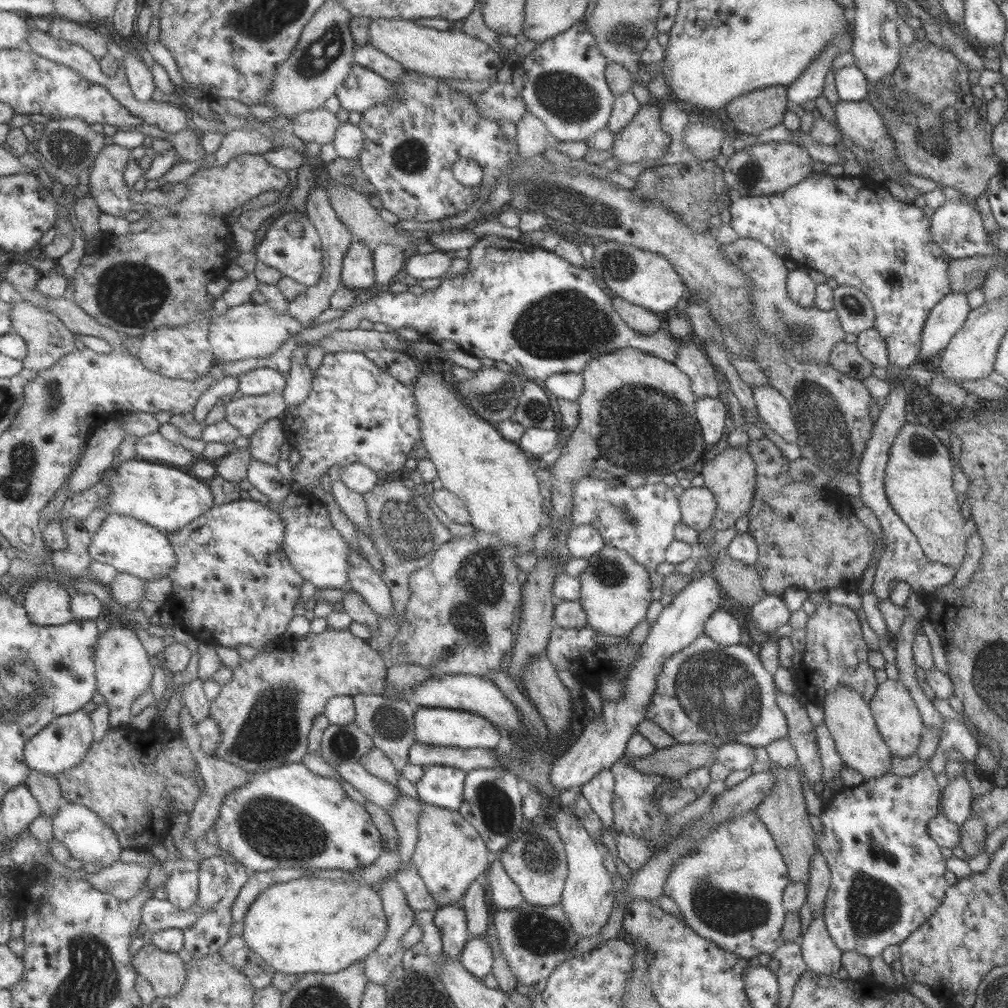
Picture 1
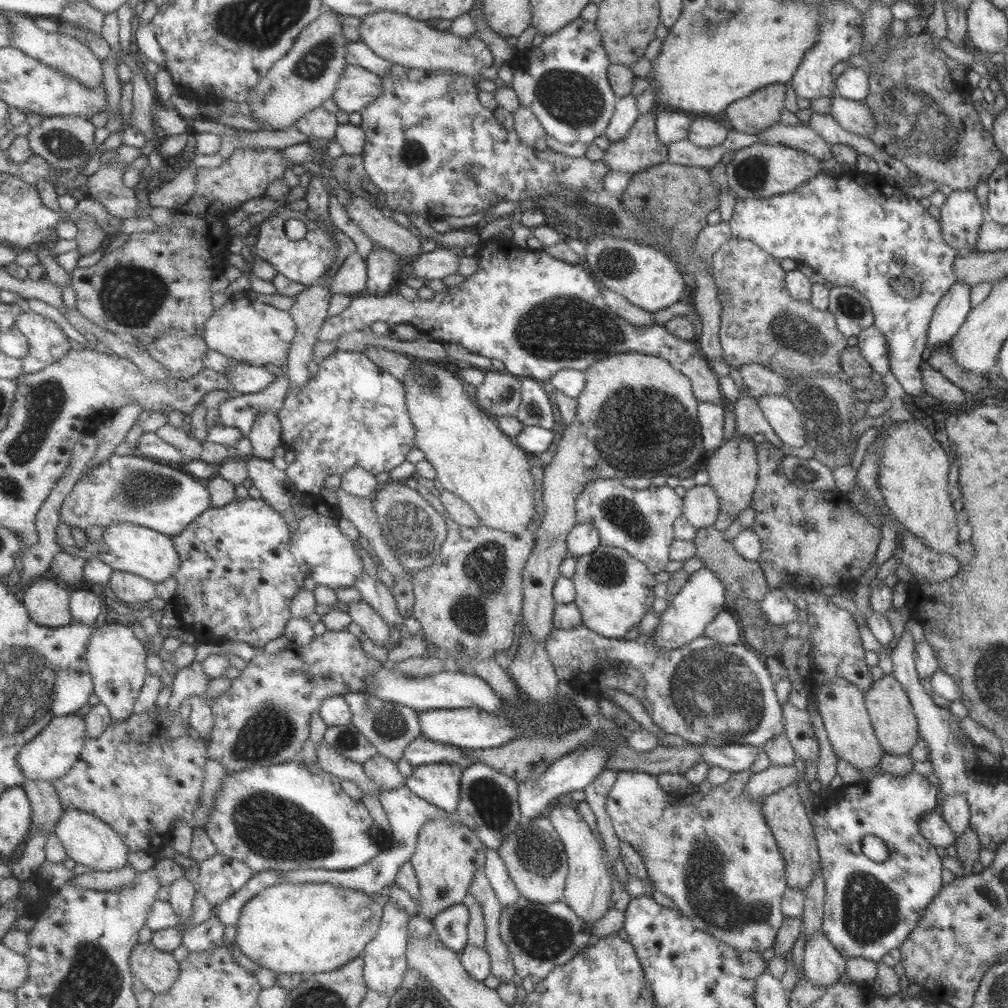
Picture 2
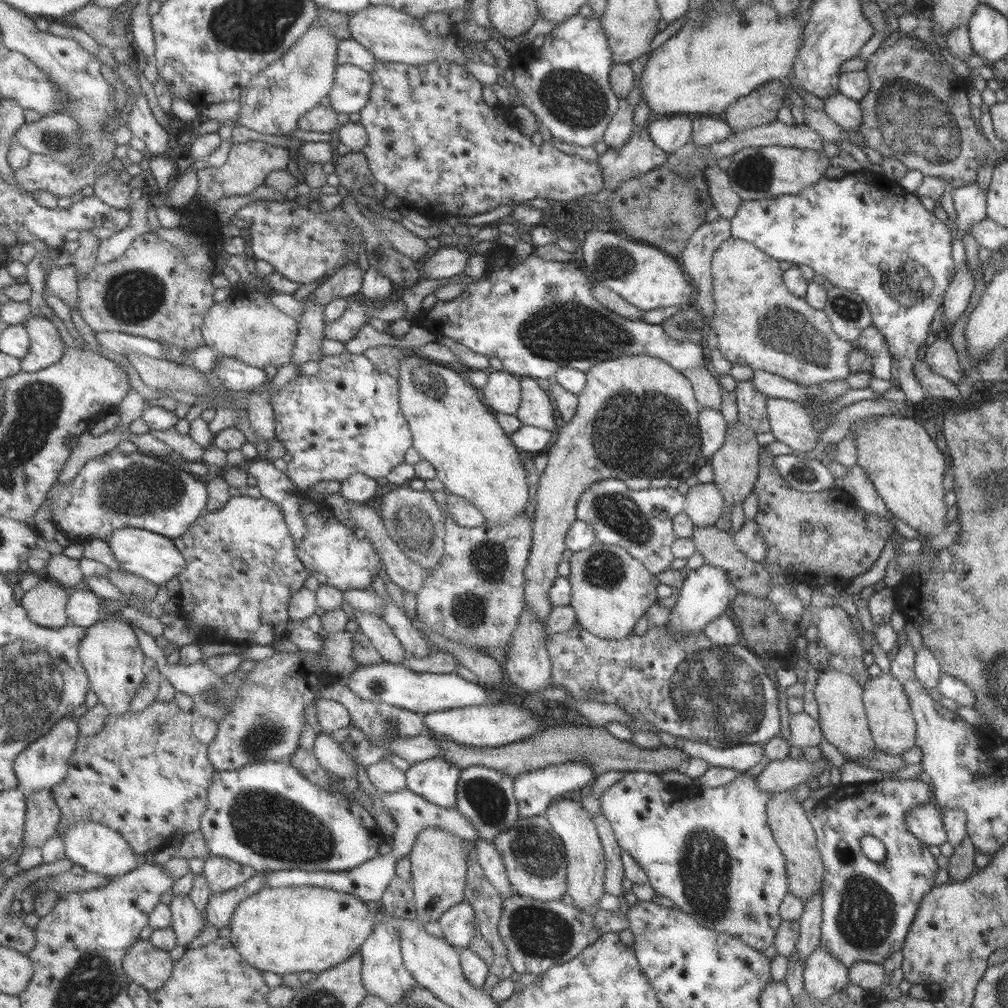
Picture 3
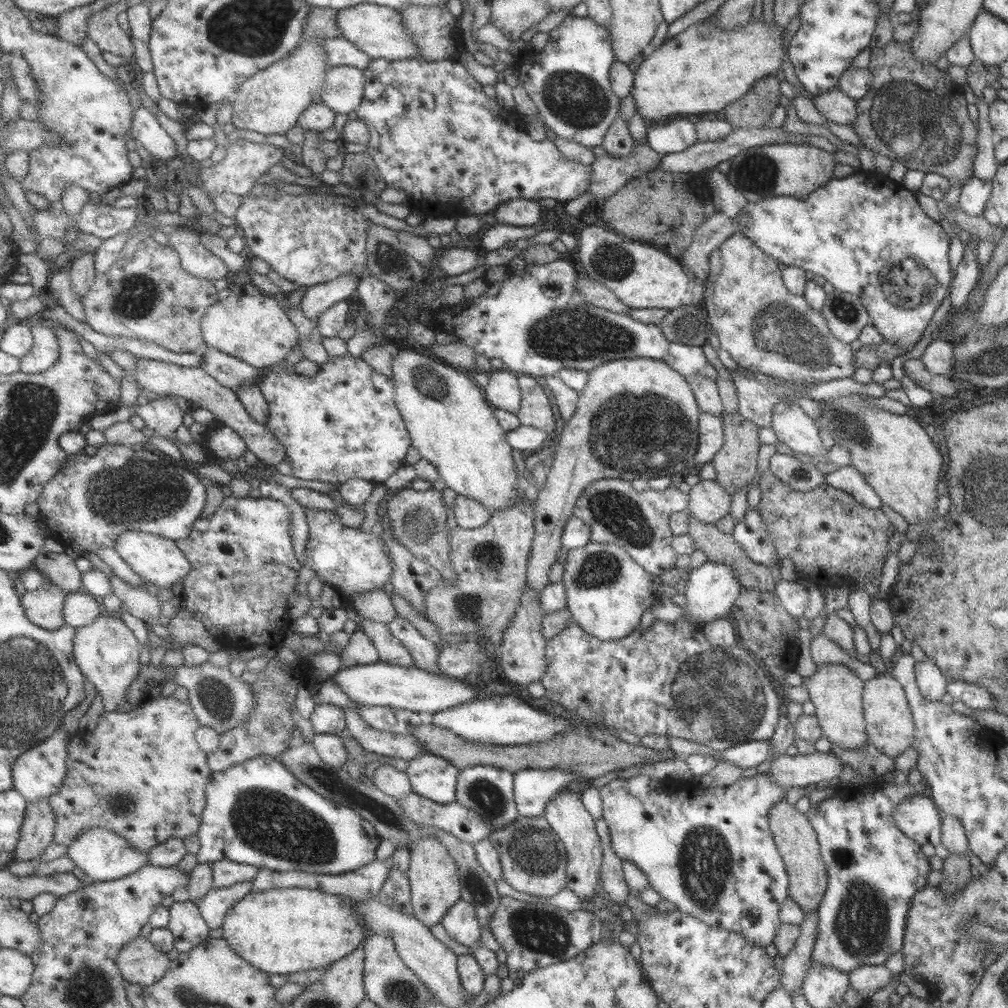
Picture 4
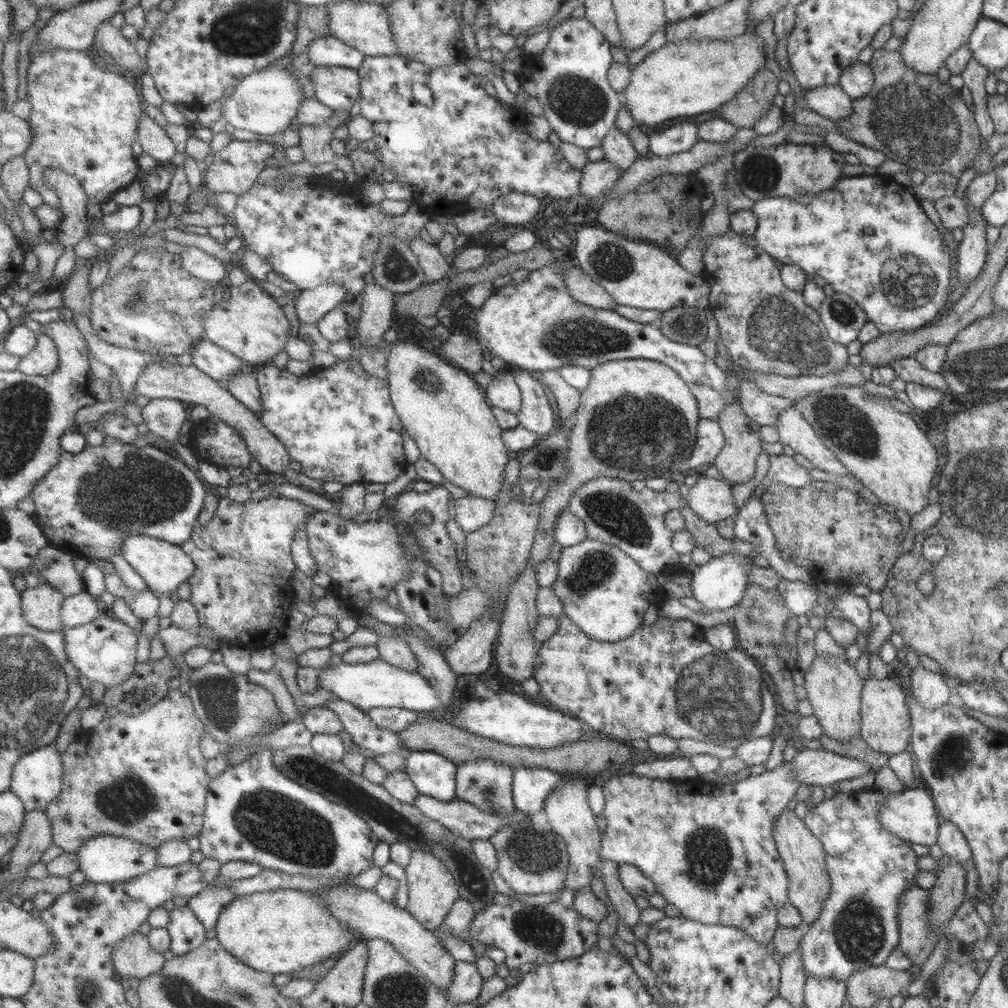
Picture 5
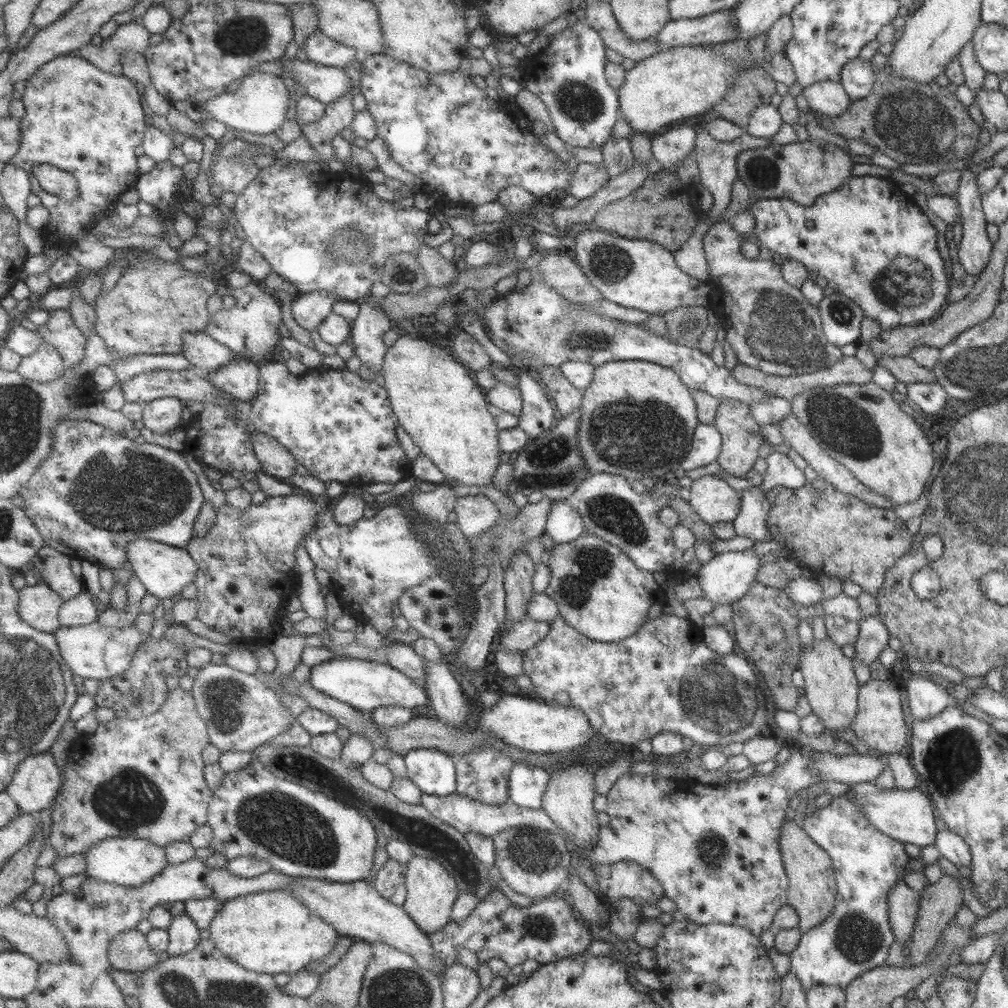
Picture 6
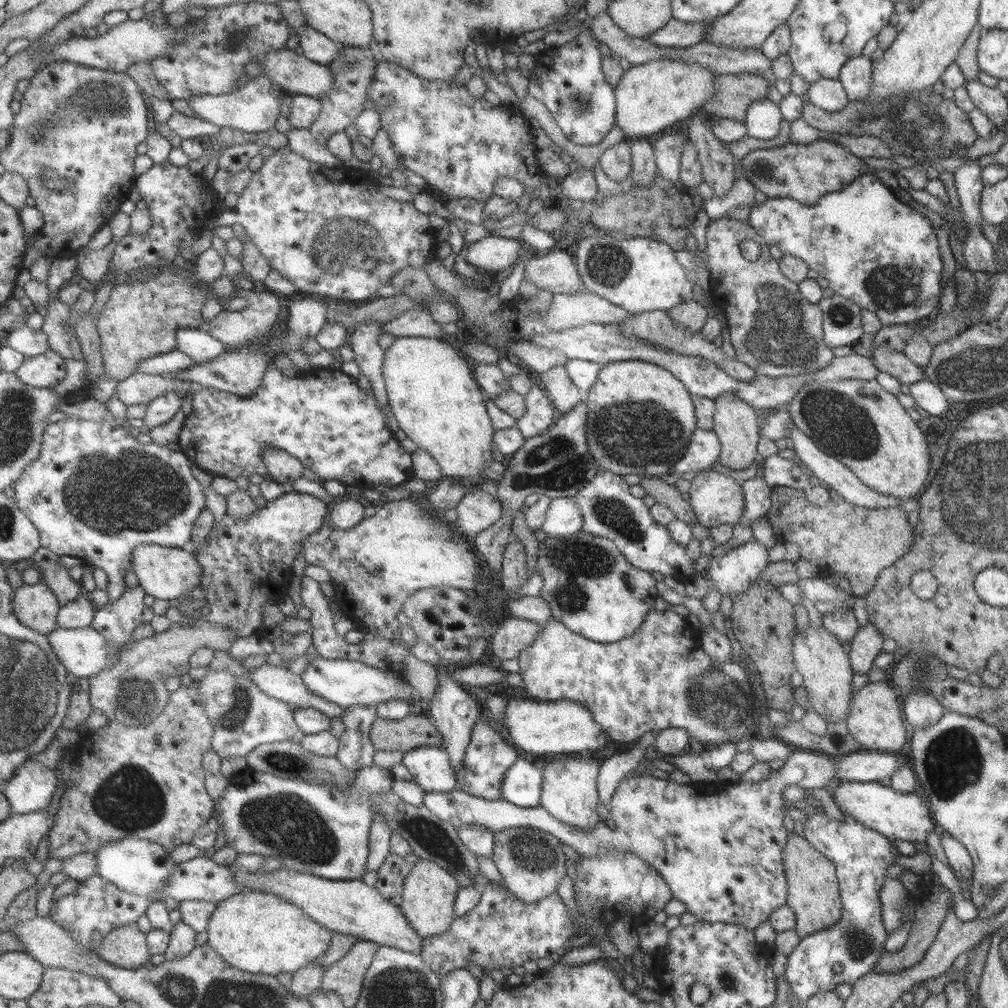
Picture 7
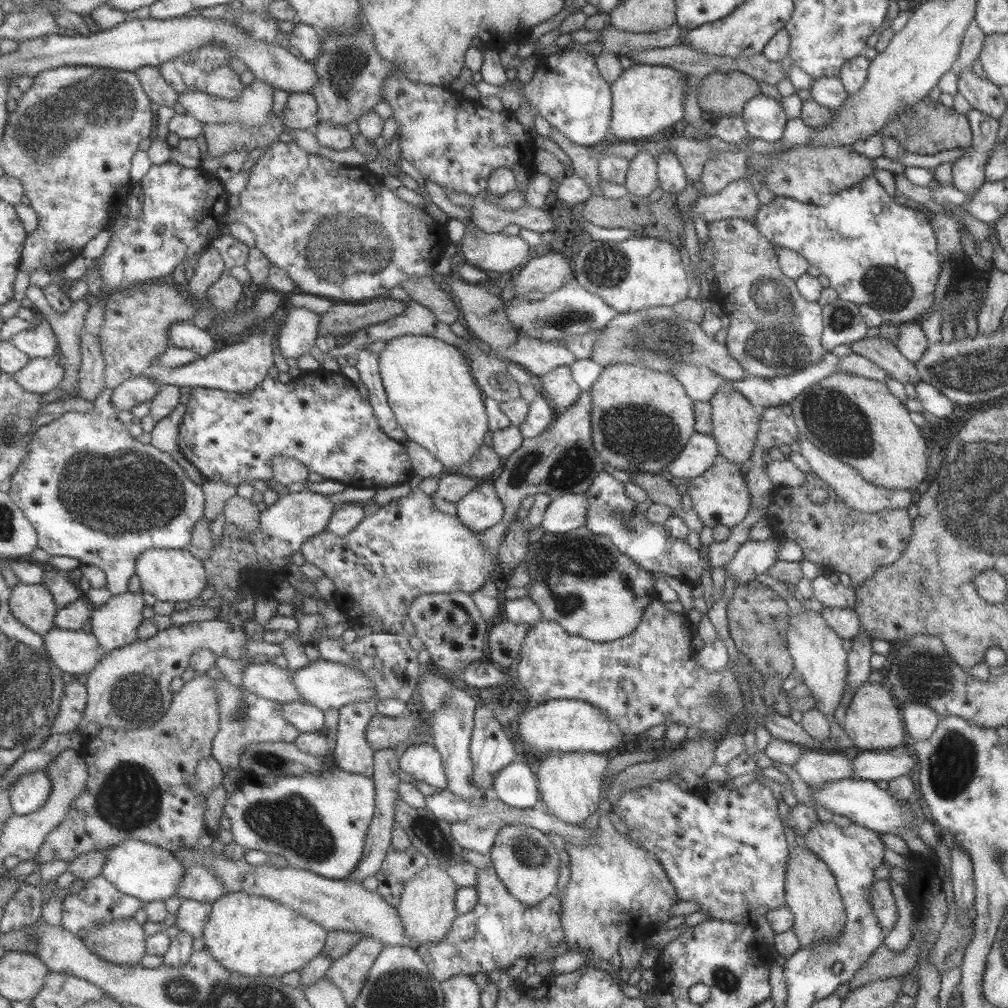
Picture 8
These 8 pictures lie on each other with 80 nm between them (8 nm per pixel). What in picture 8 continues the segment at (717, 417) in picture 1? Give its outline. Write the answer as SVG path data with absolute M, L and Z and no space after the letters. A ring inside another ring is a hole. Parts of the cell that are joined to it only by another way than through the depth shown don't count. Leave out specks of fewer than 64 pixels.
M693 433L682 451L665 468L664 474L674 482L680 478L691 479L703 474L718 455L715 439L708 434Z

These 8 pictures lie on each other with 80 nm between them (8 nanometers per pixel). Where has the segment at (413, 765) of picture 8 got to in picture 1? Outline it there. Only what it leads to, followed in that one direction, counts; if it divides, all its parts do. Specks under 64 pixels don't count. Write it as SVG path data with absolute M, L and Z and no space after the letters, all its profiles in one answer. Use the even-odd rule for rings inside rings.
M426 766L422 777L415 784L420 800L437 807L458 811L463 802L461 795L465 773L452 766Z

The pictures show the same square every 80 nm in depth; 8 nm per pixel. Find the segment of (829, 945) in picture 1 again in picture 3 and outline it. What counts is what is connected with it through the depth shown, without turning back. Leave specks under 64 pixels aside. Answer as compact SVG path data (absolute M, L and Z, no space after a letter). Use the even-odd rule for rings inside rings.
M818 946L806 958L802 979L804 991L817 1001L829 999L829 996L850 982L848 968L834 958L824 946Z

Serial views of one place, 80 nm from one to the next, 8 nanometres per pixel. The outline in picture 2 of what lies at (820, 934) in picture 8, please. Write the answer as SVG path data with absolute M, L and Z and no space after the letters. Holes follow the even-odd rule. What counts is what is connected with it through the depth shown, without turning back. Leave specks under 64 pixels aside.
M796 781L777 789L761 802L761 812L772 832L777 848L785 863L785 880L789 888L805 890L814 874L820 870L820 856L816 847L814 832L797 794Z

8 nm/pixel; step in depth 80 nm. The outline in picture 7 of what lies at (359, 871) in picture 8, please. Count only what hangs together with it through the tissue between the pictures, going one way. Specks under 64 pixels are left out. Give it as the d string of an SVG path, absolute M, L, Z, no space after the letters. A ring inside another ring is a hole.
M385 812L377 813L371 827L367 871L378 872L387 857L392 853L392 833Z

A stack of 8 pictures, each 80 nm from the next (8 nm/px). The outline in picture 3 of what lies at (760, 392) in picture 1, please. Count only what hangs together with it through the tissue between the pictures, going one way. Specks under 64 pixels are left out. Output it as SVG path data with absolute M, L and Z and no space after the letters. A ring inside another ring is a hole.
M768 397L766 415L775 441L797 452L809 452L818 442L811 417L800 405L790 400Z

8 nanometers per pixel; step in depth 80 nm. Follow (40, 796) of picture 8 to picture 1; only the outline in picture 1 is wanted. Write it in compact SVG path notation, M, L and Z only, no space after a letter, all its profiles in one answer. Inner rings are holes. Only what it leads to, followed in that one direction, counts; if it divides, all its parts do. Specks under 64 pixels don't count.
M83 709L70 715L58 716L49 726L36 734L26 746L24 752L26 763L32 770L59 775L76 767L88 755L93 741L93 722L89 713Z

